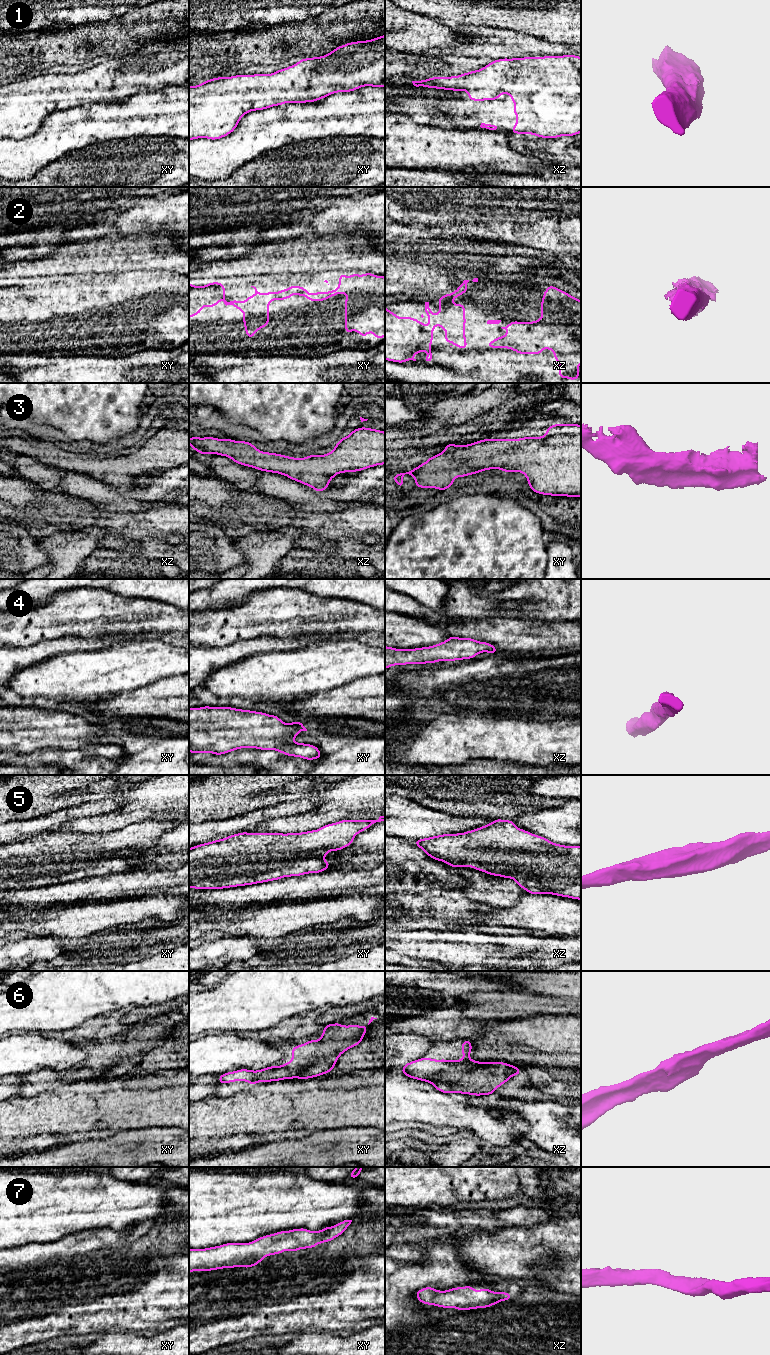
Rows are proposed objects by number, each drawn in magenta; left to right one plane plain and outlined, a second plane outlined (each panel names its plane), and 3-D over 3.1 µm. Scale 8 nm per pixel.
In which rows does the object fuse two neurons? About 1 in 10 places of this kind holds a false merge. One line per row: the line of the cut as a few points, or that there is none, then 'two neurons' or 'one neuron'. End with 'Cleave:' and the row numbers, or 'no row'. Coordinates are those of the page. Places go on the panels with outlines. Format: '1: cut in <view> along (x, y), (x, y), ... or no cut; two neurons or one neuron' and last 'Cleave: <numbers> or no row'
1: no cut; one neuron
2: no cut; one neuron
3: no cut; one neuron
4: no cut; one neuron
5: no cut; one neuron
6: no cut; one neuron
7: no cut; one neuron
Cleave: no row

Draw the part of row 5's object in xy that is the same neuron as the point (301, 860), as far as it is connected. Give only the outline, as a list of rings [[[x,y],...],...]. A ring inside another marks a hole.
[[[385,815],[378,820],[341,820],[301,833],[242,832],[196,845],[189,848],[189,888],[224,889],[326,871],[330,862],[323,858],[329,851],[350,846],[358,833],[381,821]]]

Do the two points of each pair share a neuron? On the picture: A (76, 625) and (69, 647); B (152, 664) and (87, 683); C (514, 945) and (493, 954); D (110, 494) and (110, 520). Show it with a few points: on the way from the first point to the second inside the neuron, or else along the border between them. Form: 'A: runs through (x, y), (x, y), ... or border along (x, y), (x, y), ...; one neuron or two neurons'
A: border along (95, 635), (92, 637), (60, 636), (50, 640); two neurons
B: runs through (136, 664), (103, 672); one neuron
C: runs through (509, 950), (498, 950); one neuron
D: border along (101, 509), (130, 515); two neurons

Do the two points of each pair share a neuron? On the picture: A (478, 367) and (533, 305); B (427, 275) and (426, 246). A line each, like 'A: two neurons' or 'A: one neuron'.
A: one neuron
B: one neuron

